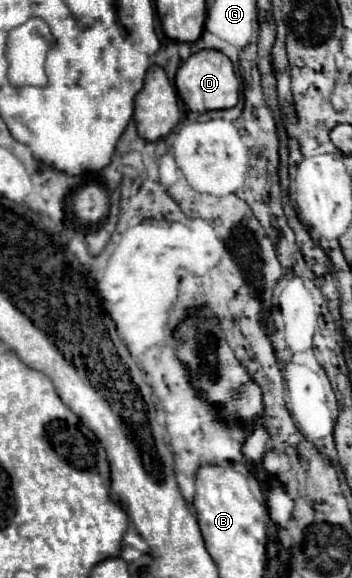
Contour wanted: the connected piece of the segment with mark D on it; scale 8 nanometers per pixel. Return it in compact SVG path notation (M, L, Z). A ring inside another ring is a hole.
M201 50L201 52L189 56L177 70L175 88L177 88L179 98L193 112L209 112L209 110L233 108L238 103L240 95L239 79L233 72L233 64L219 50Z

